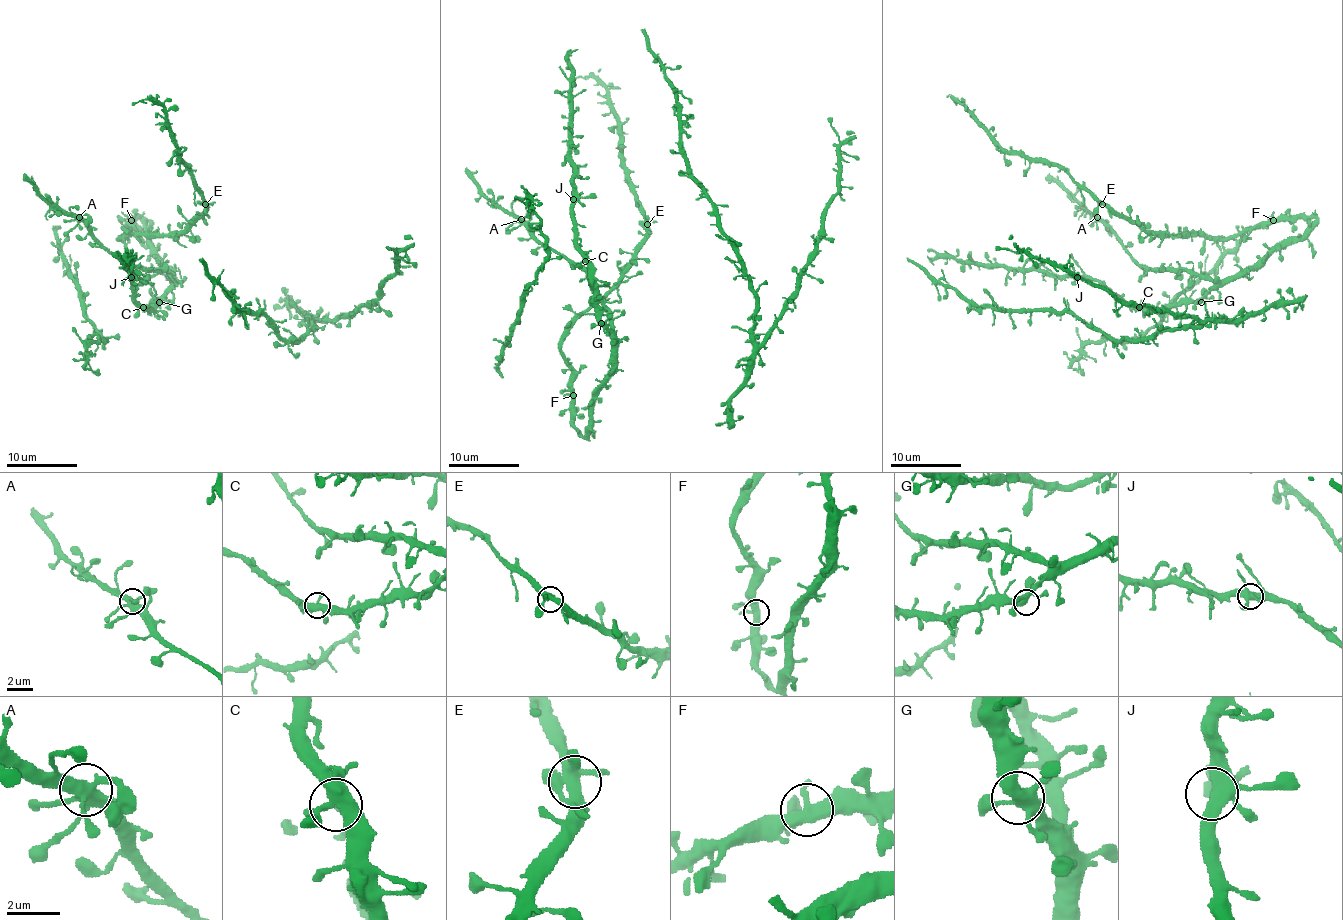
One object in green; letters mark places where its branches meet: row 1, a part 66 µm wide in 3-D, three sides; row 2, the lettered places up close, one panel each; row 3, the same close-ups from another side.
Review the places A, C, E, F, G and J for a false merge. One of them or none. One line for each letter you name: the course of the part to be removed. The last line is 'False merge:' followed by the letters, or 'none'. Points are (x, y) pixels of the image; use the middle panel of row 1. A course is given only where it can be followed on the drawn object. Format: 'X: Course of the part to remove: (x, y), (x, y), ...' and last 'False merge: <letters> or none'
False merge: none

